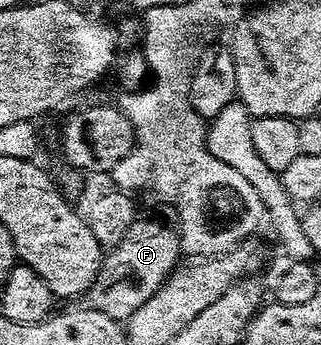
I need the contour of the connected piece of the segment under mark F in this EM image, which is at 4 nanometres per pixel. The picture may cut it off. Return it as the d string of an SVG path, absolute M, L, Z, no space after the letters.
M136 217L135 222L129 224L129 232L121 236L121 244L110 247L104 253L103 263L99 265L97 276L85 295L86 305L97 312L105 312L105 316L109 316L115 322L126 323L127 319L133 316L133 312L137 312L137 308L145 304L145 300L149 300L163 287L180 258L179 231L174 225L166 226L155 218Z

